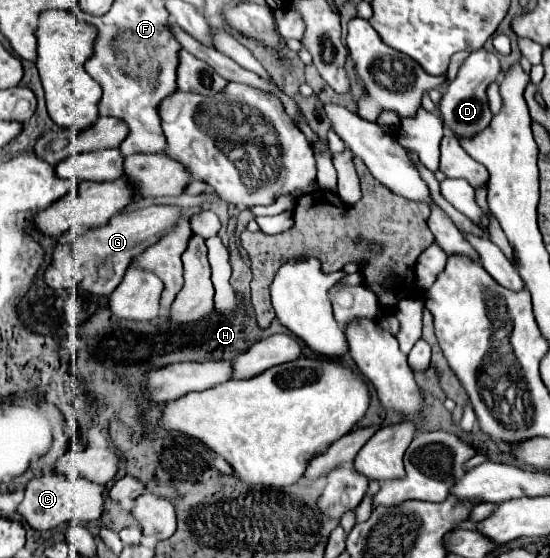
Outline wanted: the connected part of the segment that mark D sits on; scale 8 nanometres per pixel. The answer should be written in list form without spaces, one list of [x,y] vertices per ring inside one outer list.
[[[475,51],[463,61],[457,77],[449,83],[447,93],[443,95],[443,99],[439,103],[439,115],[445,123],[445,127],[451,129],[449,133],[461,135],[461,137],[471,137],[489,125],[491,111],[489,111],[489,101],[487,101],[485,91],[499,77],[499,73],[501,73],[501,63],[495,53]]]

